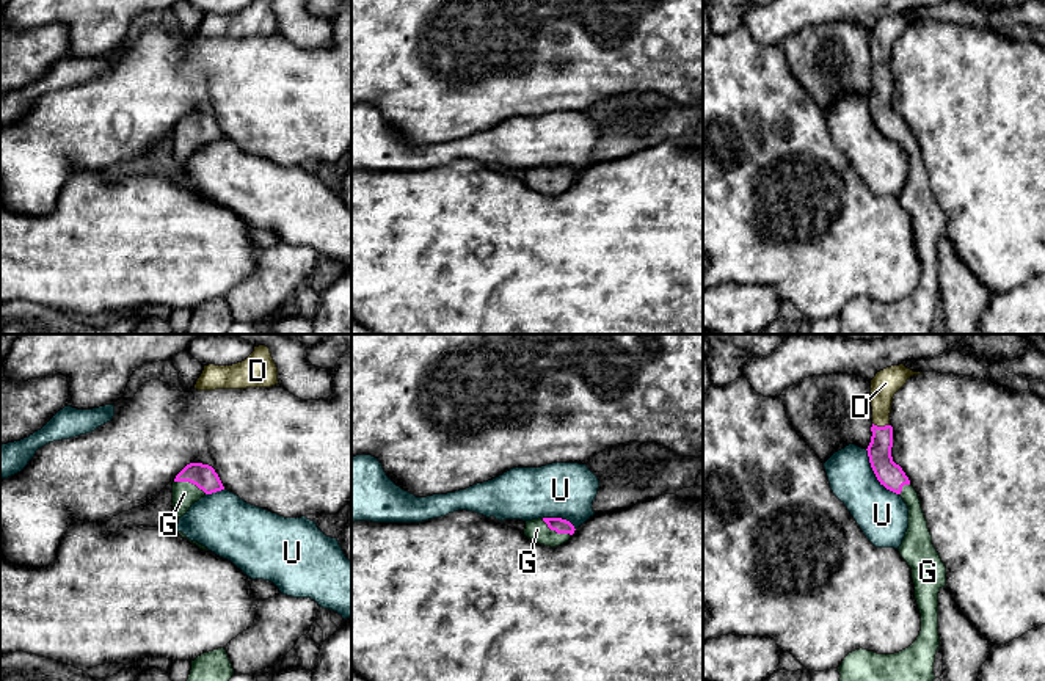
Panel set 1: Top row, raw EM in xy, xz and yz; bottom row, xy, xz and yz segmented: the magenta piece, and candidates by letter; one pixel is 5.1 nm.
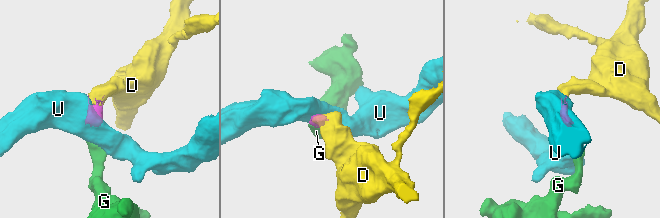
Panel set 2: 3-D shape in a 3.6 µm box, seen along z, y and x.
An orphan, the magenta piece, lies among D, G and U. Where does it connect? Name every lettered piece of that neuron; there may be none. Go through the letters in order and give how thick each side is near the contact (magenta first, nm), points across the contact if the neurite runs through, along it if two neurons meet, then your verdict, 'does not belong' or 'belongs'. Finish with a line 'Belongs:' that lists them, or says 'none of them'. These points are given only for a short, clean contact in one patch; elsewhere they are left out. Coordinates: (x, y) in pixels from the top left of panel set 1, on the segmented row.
D: 130 nm thick on the magenta side, 140 nm on the other; runs through yz (890, 474), (881, 460), (881, 427), (881, 396), (885, 383); belongs
G: 120 nm thick on the magenta side, 130 nm on the other; runs through xy (203, 476), (190, 482), (184, 493); belongs
U: 130 nm thick on the magenta side, 260 nm on the other; border along yz (865, 449), (874, 476), (898, 495); does not belong
Belongs: D, G

